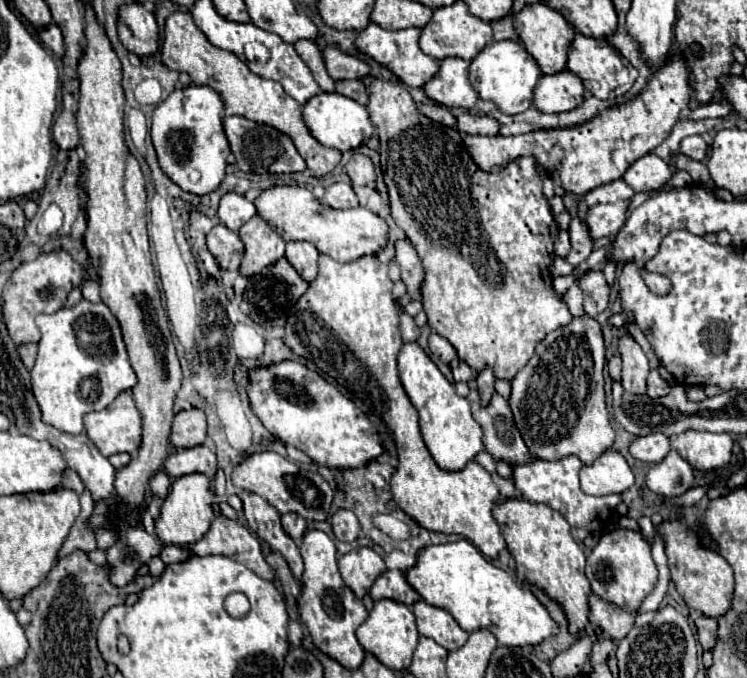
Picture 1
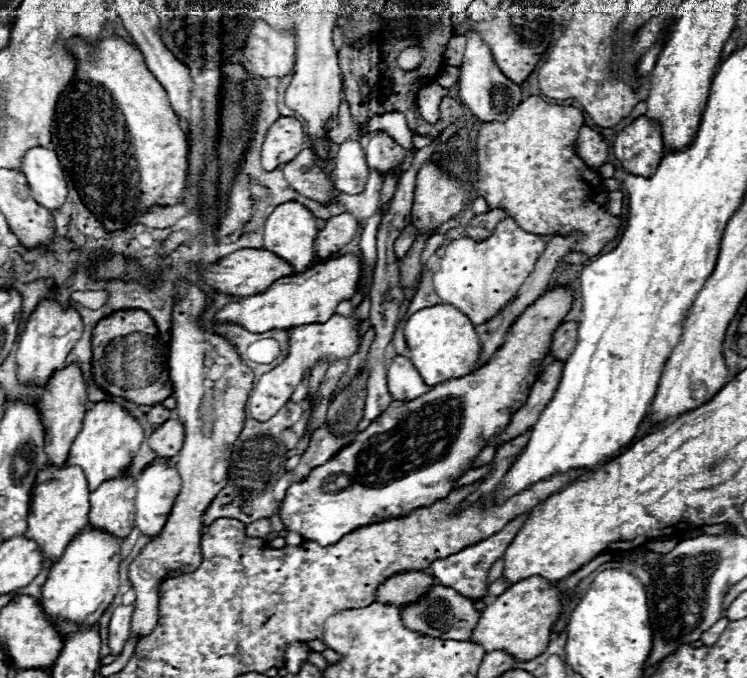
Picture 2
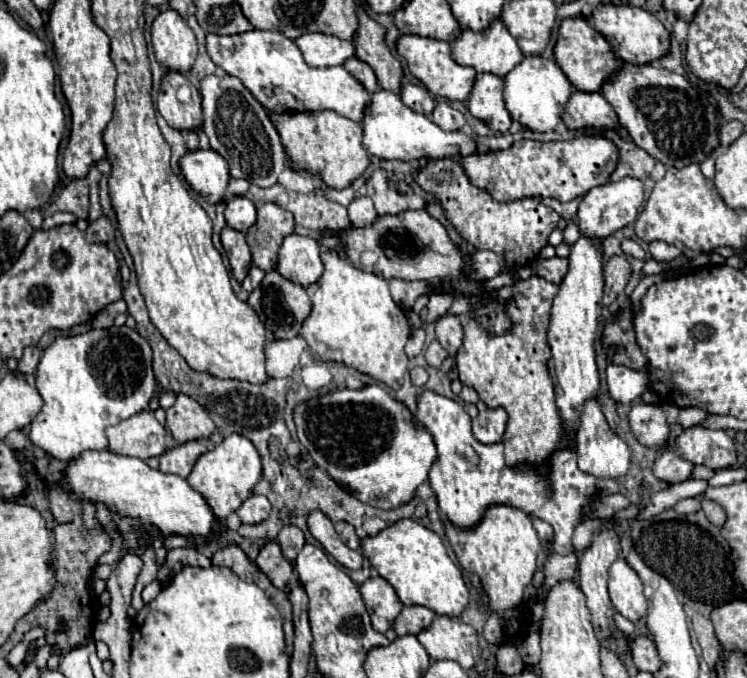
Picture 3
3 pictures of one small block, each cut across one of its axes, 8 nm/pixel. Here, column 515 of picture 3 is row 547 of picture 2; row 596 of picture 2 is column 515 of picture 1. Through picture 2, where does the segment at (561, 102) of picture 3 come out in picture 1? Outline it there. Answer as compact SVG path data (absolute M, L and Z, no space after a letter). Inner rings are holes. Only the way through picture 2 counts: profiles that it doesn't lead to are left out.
M516 40L490 42L478 52L468 66L468 80L480 100L492 100L502 114L518 114L532 106L532 92L540 78L540 68L534 58Z

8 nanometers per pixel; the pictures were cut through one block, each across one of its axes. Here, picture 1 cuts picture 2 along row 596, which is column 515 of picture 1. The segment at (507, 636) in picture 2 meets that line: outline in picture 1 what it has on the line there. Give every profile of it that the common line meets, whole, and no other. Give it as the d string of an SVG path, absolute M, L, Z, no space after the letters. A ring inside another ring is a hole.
M522 496L502 498L502 502L494 504L492 514L506 540L508 552L516 560L518 580L536 584L538 588L546 590L546 594L564 608L570 622L570 632L584 632L588 622L590 582L584 574L586 556L582 552L582 546L574 542L570 524L550 506L528 502Z

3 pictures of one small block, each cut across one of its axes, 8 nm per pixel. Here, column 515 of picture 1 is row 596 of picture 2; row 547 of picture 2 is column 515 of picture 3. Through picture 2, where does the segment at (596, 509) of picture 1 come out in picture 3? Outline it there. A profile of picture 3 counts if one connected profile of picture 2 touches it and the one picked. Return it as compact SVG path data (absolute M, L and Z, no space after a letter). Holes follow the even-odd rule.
M430 390L420 394L416 418L432 432L438 448L438 462L432 466L428 482L438 498L440 512L448 522L456 528L470 530L482 522L490 506L512 506L552 524L556 554L570 554L574 550L572 532L580 522L584 506L596 498L596 478L578 468L576 452L566 448L554 452L546 474L538 474L526 466L508 468L504 462L504 446L500 442L490 446L478 442L472 434L472 420L464 406ZM550 486L554 490L552 496L548 494Z

